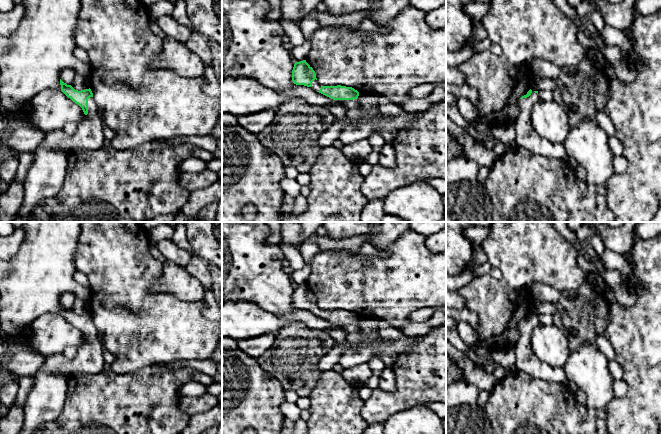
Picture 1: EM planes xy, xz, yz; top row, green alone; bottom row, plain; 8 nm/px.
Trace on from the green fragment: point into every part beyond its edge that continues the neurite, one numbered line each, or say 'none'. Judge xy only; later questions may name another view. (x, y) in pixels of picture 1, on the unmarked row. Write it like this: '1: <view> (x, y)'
1: xy (89, 359)

